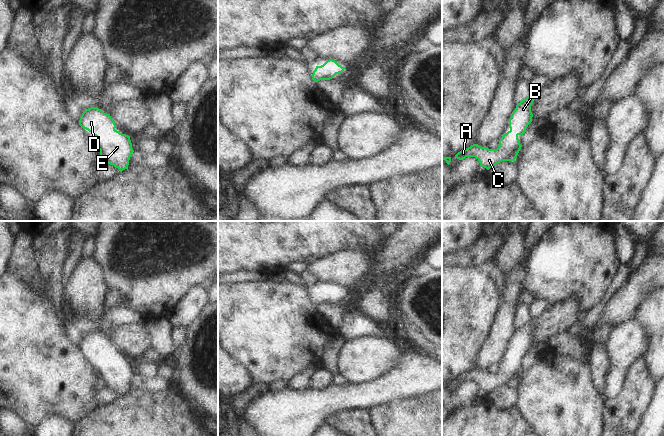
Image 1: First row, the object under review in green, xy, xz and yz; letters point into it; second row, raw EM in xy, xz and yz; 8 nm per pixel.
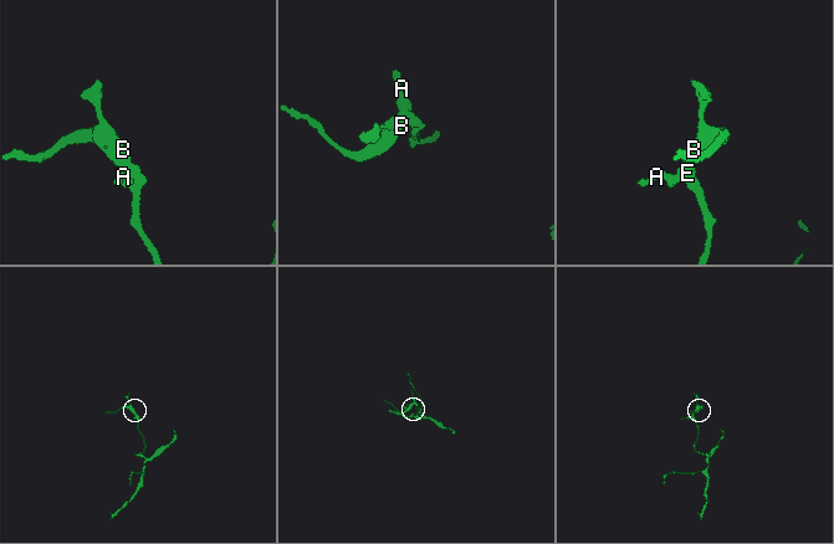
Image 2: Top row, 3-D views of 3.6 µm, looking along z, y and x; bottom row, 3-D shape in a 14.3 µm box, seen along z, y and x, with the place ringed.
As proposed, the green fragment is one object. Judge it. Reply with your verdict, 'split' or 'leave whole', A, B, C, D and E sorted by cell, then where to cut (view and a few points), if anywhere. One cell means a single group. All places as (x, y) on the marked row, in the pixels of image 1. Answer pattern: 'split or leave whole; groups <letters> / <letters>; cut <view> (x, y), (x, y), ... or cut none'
leave whole; groups A B C D E; cut none

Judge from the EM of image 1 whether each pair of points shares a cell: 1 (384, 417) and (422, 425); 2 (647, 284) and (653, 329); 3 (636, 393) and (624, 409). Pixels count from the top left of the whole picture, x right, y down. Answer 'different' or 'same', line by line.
1: same
2: different
3: same

